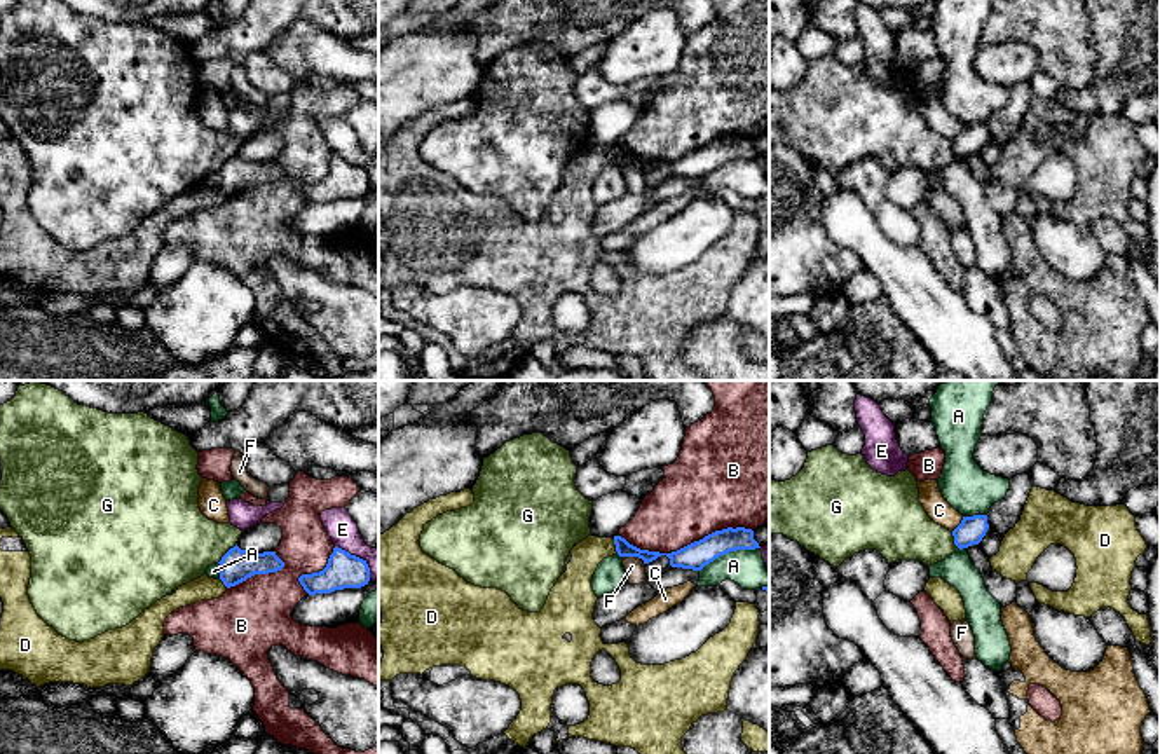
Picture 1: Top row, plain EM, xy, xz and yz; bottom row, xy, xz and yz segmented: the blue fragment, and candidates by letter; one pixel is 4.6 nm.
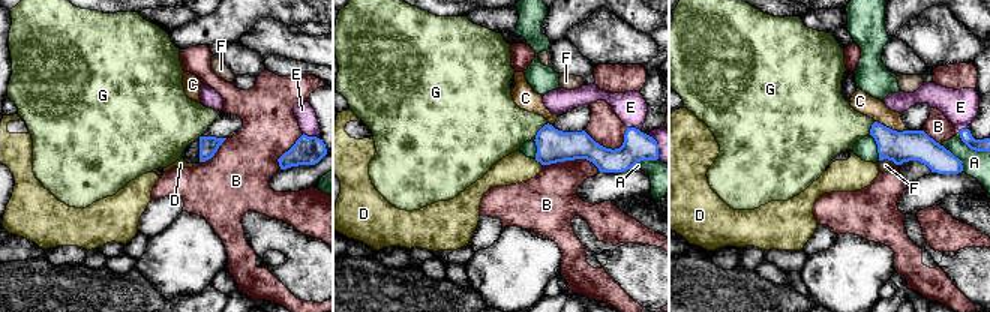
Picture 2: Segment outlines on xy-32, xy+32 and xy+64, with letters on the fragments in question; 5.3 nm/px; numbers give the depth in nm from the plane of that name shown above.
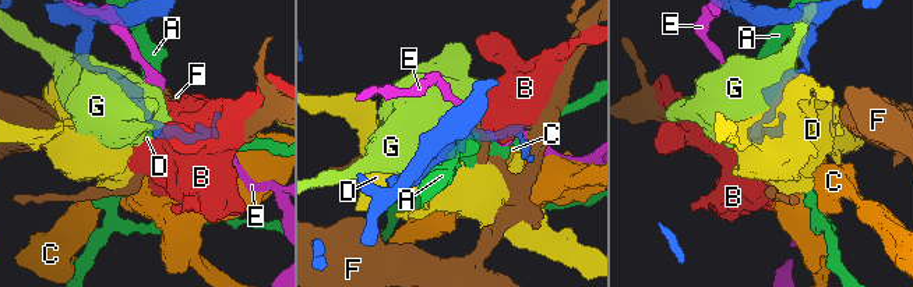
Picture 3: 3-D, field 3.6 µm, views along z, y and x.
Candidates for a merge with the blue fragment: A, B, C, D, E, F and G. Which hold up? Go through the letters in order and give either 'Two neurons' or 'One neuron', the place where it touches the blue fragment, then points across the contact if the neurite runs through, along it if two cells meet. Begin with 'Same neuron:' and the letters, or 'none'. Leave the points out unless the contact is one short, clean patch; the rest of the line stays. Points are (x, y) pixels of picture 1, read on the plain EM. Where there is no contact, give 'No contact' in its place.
Same neuron: none
A: Two neurons. Touches blue at xz (730, 159)
B: Two neurons. Touches blue at xz (684, 156)
C: Two neurons. Touches blue at yz (960, 133). Boundary: yz (963, 126), (953, 140)
D: Two neurons. Touches blue at xz (616, 156). Boundary: xz (613, 147), (618, 163)
E: Two neurons. Touches blue at xy (358, 166). Boundary: xy (335, 154), (358, 164), (367, 173), (370, 187)
F: Two neurons. Touches blue at xz (635, 164)
G: Two neurons. Touches blue at xy (225, 163)

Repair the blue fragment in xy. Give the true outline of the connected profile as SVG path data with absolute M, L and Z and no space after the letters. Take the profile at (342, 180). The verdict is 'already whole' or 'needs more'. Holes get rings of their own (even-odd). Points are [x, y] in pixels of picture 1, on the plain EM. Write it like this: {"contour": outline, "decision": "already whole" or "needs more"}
{"contour": "M335 155L323 180L302 183L298 190L309 204L361 197L370 190L370 176L366 169Z", "decision": "already whole"}

